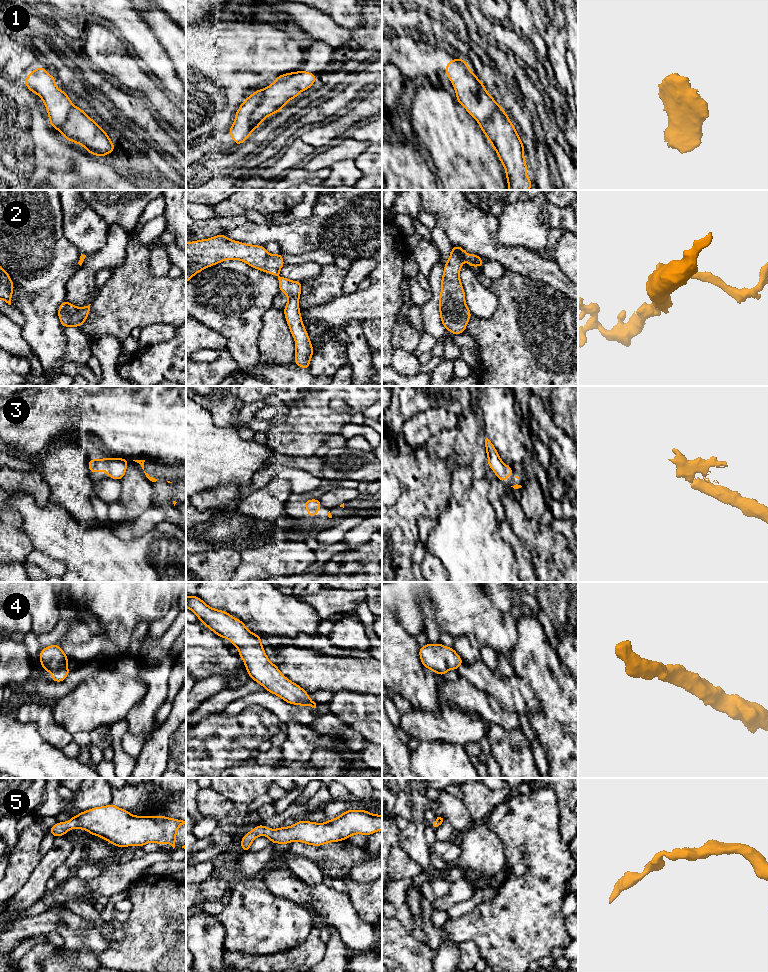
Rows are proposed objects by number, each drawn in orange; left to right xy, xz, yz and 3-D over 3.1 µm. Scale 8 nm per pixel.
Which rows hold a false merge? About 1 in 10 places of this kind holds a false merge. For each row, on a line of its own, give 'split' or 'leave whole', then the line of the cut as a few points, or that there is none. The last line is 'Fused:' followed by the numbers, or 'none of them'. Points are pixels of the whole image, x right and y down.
1: split; cut xz (263, 90), (260, 102), (251, 115), (252, 130)
2: leave whole; cut none
3: leave whole; cut none
4: leave whole; cut none
5: leave whole; cut none
Fused: 1

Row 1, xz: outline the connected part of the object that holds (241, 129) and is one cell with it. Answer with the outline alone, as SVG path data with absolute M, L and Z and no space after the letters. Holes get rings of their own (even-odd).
M258 89L252 95L248 96L239 106L235 113L235 120L229 129L229 134L237 146L242 144L250 137L252 130L251 115L260 103L263 94L262 89Z

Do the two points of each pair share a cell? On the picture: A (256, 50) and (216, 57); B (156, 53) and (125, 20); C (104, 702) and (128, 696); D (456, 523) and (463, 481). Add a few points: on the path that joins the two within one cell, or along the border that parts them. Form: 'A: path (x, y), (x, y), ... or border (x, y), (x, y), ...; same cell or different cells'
A: path (246, 55), (226, 57); same cell
B: path (148, 45), (133, 28); same cell
C: path (110, 702), (122, 698); same cell
D: border (470, 486), (458, 500), (452, 497); different cells

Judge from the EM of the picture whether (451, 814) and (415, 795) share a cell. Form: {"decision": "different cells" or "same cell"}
{"decision": "different cells"}

